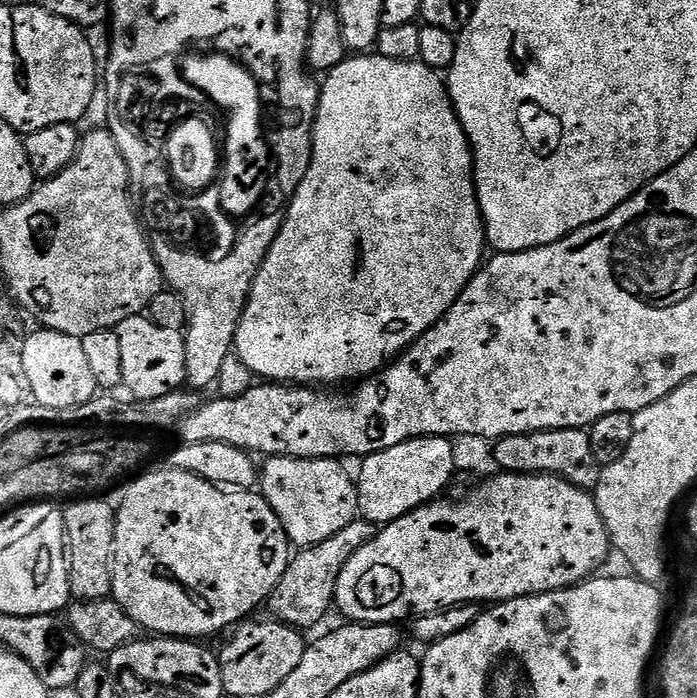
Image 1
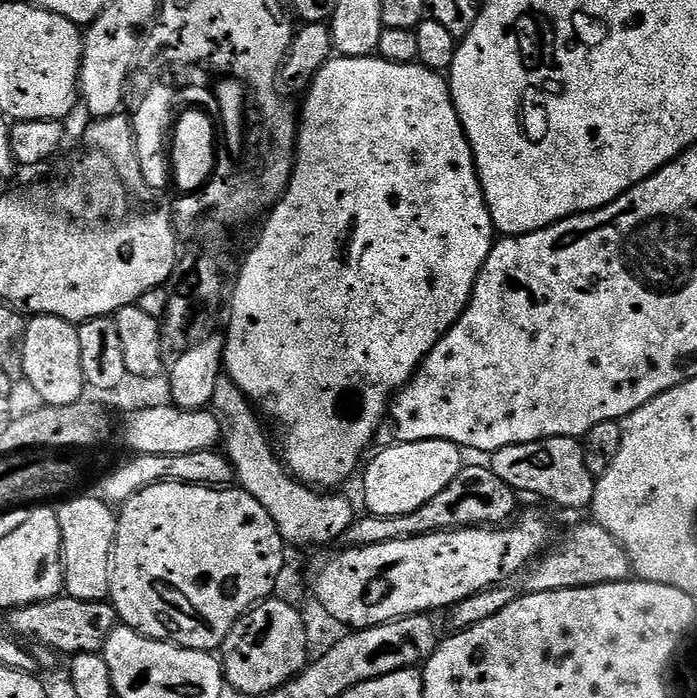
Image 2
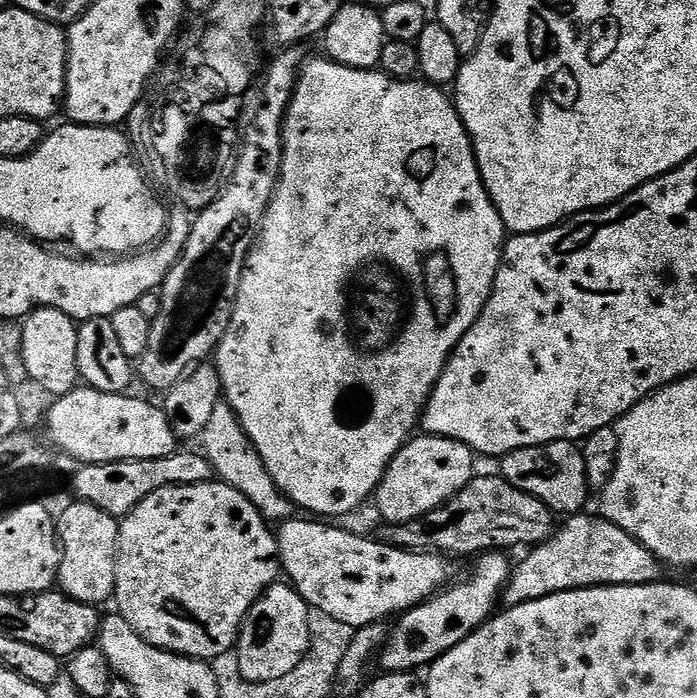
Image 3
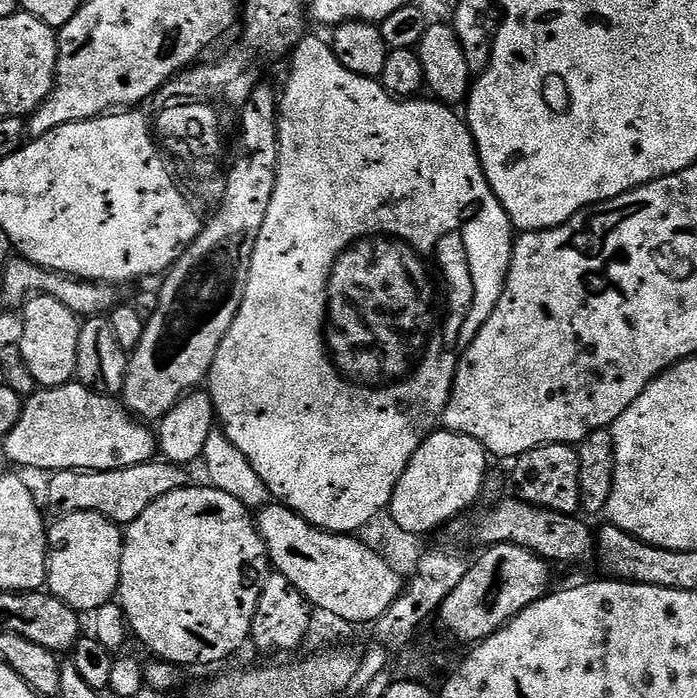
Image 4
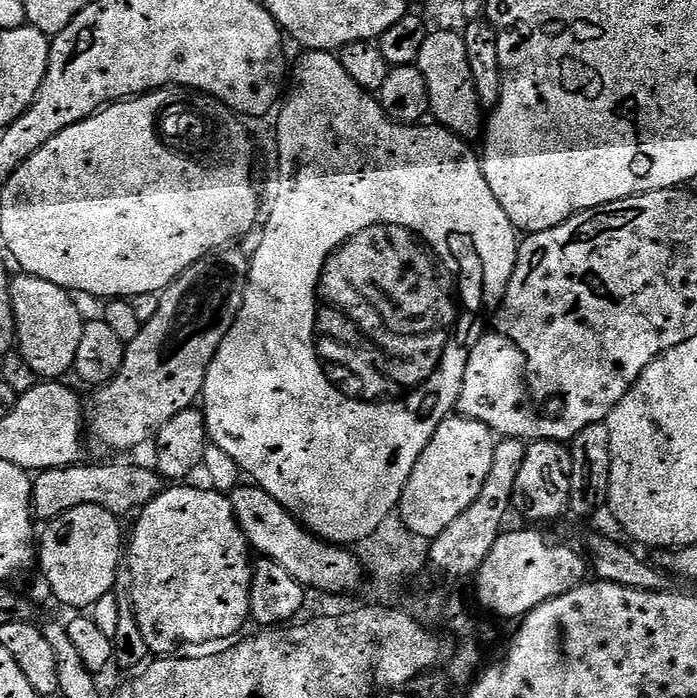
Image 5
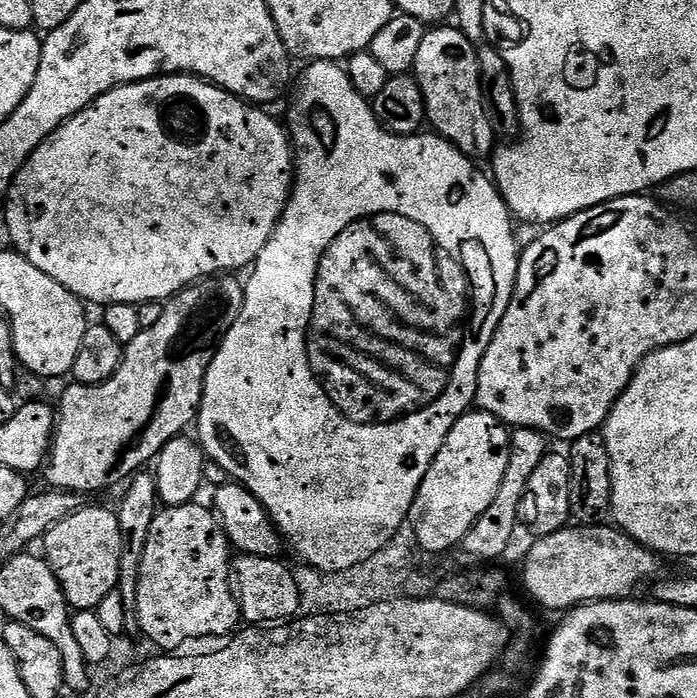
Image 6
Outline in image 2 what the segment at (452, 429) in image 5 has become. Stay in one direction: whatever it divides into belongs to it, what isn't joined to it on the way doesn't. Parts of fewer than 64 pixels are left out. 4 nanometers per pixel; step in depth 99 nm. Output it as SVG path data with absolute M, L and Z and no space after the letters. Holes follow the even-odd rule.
M445 440L426 442L395 442L367 461L368 469L363 469L366 484L367 511L376 517L412 515L432 498L442 493L466 464L465 453L459 444Z

